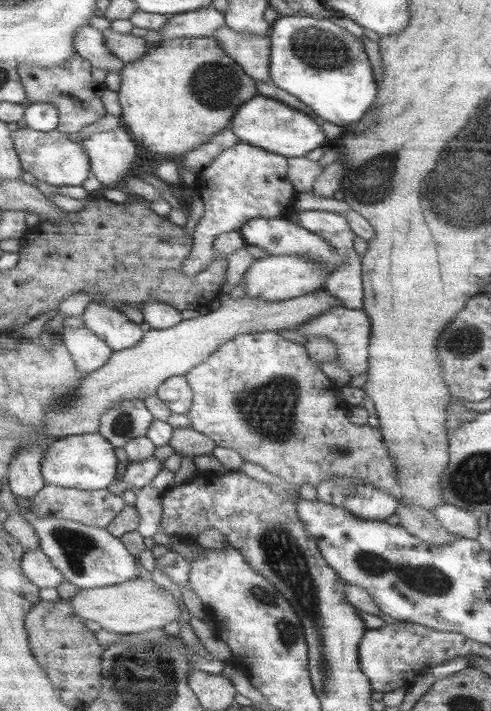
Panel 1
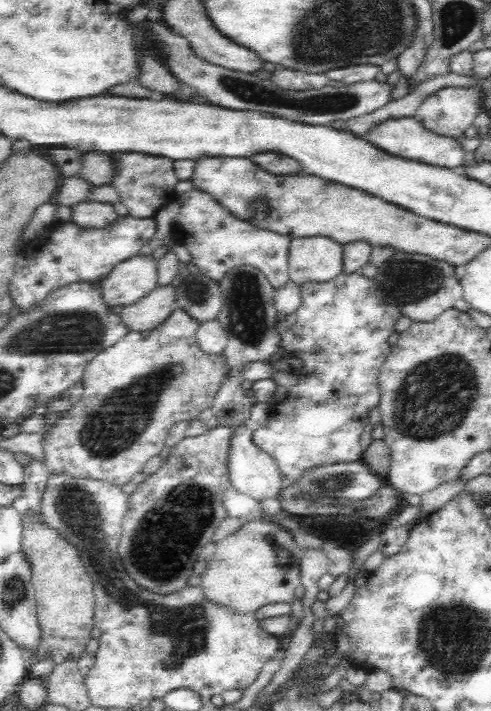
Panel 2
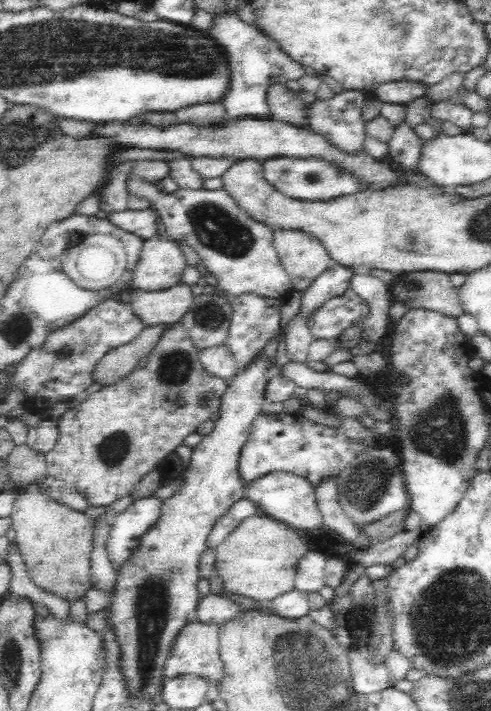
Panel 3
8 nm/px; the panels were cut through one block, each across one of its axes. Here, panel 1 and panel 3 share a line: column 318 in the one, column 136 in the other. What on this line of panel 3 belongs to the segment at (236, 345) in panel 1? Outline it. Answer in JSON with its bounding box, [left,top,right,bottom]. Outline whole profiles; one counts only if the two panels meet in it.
[45,321,229,507]

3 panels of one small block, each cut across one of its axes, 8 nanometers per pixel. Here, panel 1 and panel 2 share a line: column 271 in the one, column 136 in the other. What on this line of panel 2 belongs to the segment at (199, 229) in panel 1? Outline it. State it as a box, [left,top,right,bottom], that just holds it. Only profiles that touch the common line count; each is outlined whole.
[107,152,179,216]

